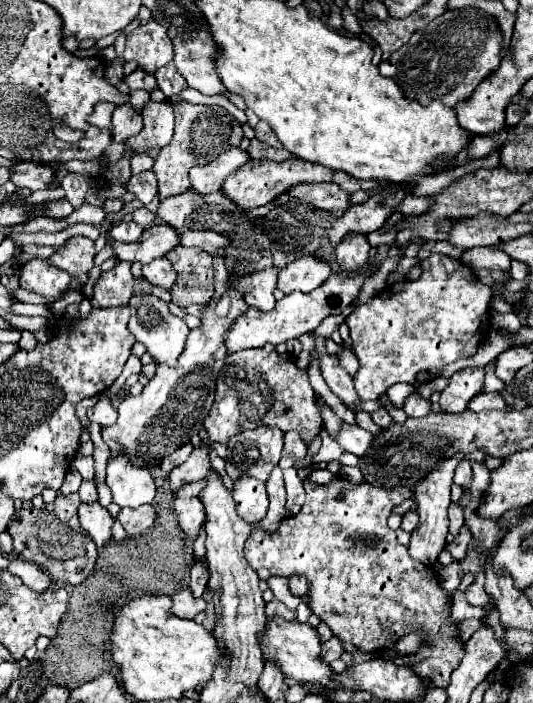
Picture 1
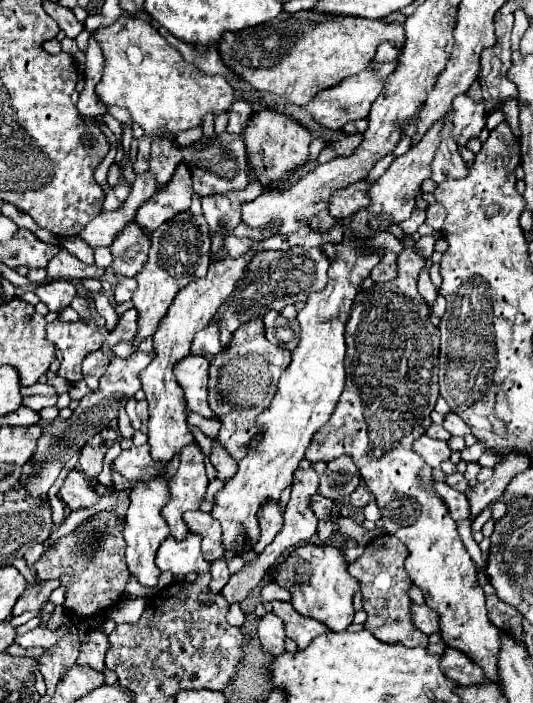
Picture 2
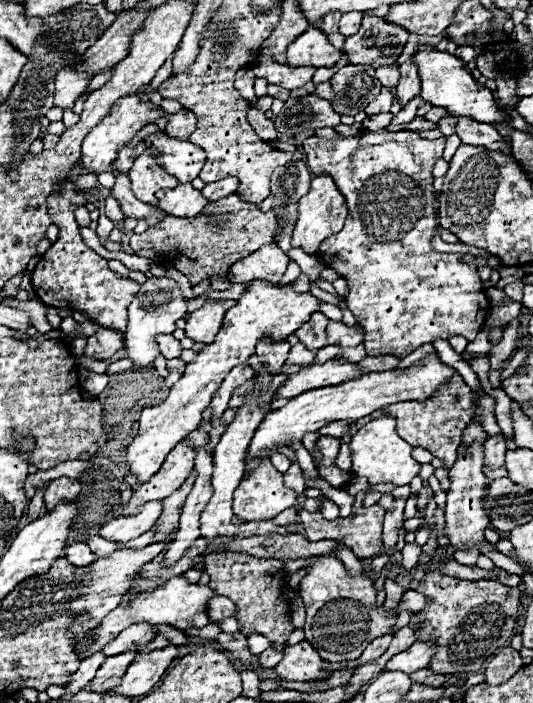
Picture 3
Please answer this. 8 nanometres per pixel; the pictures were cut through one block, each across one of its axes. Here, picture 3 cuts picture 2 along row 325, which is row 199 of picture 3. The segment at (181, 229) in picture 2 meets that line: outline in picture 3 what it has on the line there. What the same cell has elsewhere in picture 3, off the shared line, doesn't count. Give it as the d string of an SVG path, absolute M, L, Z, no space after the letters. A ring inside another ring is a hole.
M144 152L134 160L134 166L128 172L132 180L132 192L138 200L146 204L158 206L158 198L154 196L158 190L174 188L178 182L174 176L170 176L162 166L156 164L156 158L152 152Z

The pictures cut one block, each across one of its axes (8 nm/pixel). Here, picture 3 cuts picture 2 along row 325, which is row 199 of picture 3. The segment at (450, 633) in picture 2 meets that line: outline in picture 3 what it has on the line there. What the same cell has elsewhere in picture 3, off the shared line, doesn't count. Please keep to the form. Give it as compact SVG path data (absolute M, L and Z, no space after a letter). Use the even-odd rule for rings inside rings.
M410 130L362 132L358 136L338 136L332 140L310 136L302 142L310 170L332 176L348 202L350 214L342 232L324 240L318 256L328 268L334 268L348 280L350 292L346 294L346 306L366 330L364 346L368 356L394 354L404 358L422 344L432 344L436 338L448 340L454 334L472 342L486 322L490 302L482 290L478 268L462 264L462 254L442 254L430 244L436 228L432 168L434 162L442 158L444 144L446 136L426 140Z

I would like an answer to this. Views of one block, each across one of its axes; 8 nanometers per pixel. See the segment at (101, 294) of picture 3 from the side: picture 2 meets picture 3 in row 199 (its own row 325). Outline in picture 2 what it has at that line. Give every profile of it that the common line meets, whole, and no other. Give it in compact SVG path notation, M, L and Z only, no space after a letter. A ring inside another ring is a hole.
M50 322L48 324L48 338L56 344L56 358L60 362L58 374L70 382L82 378L82 358L88 352L102 348L102 332L98 326L90 322Z

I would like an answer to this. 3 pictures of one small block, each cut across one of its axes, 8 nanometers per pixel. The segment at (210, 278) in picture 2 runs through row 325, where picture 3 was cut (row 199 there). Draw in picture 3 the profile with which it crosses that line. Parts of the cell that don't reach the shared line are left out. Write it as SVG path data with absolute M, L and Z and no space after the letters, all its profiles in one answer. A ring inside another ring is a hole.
M180 184L170 190L162 190L156 194L160 198L160 208L170 216L182 216L192 218L206 206L206 198L200 190L196 190L192 184Z

